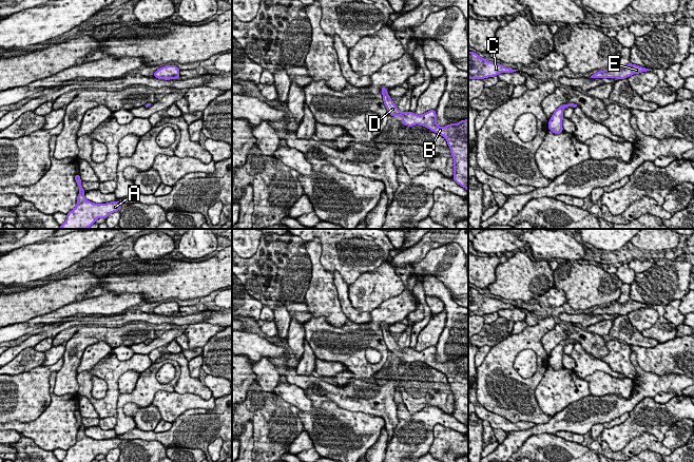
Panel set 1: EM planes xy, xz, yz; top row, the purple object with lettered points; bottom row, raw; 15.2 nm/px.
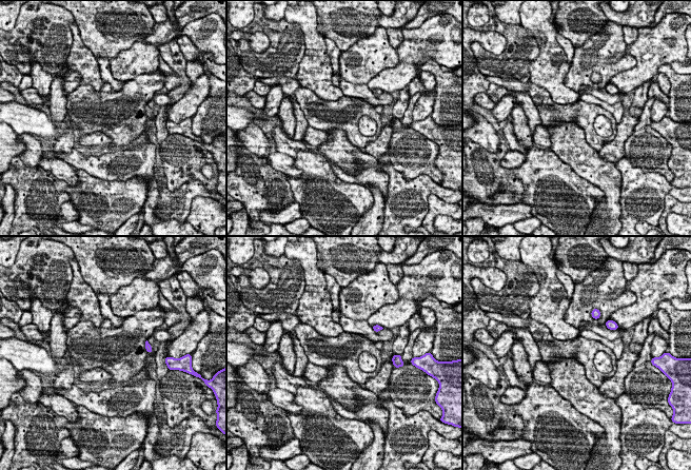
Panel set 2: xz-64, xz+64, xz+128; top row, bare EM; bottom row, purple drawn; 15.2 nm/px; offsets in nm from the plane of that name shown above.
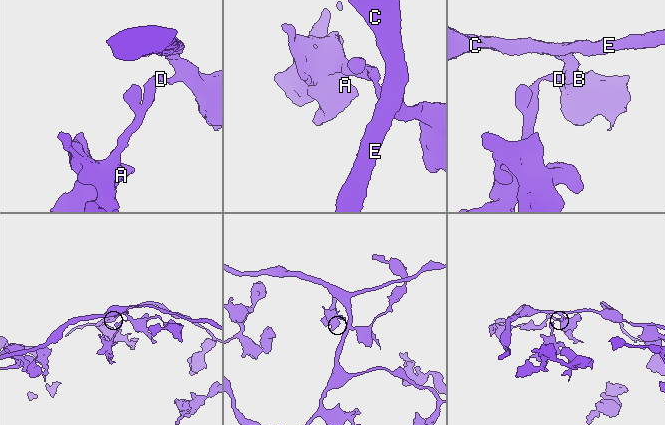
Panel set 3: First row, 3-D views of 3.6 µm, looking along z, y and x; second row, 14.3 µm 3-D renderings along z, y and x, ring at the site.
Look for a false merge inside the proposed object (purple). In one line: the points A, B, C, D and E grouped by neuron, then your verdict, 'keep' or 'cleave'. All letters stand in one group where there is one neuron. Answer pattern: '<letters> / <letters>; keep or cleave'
A B C D E; keep

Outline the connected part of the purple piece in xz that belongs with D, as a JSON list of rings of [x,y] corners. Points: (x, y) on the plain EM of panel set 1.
[[[382,323],[381,325],[384,341],[391,353],[402,352],[401,360],[404,362],[423,362],[446,376],[454,394],[452,417],[468,427],[468,355],[440,363],[437,361],[436,346],[421,351],[412,348],[402,349],[391,336],[386,324]]]

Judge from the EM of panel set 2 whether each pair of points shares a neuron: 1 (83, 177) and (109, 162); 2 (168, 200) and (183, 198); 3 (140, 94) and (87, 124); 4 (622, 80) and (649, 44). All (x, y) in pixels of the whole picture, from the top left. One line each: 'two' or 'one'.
1: two
2: one
3: one
4: one

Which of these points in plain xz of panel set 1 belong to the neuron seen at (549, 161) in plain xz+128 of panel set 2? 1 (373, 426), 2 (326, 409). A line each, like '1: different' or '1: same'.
1: same
2: same

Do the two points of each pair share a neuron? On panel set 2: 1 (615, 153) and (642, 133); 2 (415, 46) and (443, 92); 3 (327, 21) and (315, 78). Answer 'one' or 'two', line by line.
1: two
2: two
3: two

